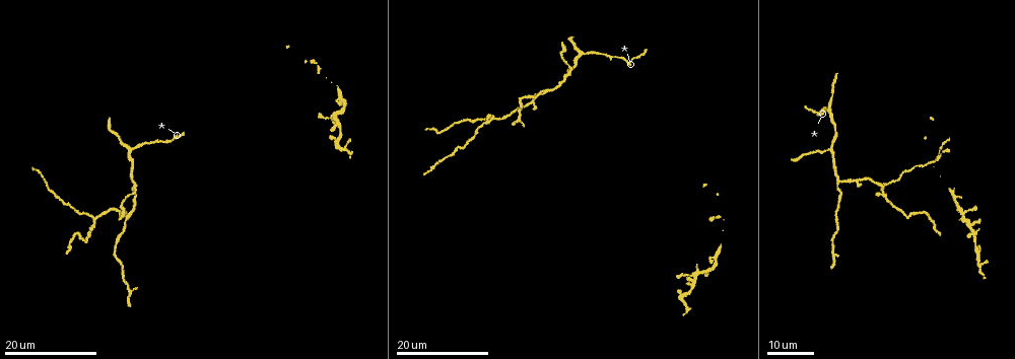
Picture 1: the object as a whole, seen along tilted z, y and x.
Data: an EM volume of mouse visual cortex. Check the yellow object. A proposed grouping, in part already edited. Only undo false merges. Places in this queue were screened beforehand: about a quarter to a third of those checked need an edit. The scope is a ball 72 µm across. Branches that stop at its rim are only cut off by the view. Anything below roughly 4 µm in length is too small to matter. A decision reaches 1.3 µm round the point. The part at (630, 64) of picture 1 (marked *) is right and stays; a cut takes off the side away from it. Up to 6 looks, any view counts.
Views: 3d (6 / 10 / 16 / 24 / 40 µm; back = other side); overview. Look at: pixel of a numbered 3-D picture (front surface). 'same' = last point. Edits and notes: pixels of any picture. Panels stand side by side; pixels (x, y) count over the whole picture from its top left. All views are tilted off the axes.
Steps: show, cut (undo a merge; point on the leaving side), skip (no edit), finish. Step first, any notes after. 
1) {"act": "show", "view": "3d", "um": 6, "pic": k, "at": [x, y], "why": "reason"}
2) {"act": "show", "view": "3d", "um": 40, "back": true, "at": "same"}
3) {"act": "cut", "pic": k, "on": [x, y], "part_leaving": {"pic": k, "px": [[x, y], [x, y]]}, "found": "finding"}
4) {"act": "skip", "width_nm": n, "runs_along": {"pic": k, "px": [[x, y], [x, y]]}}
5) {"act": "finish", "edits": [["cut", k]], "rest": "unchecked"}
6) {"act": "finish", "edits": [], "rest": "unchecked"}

{"act": "show", "view": "3d", "um": 16, "pic": 1, "at": [829, 110], "why": "three-way junction"}

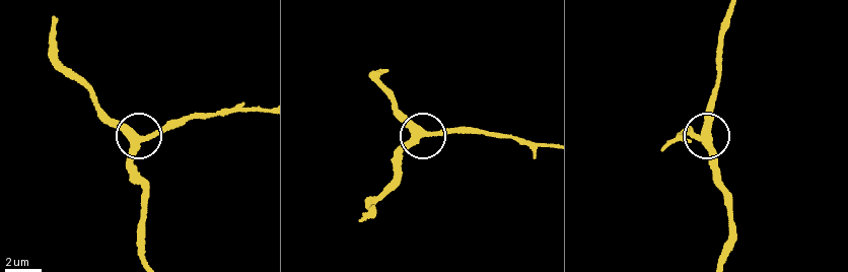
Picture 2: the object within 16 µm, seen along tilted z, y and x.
{"act": "show", "view": "3d", "um": 6, "pic": 2, "at": [132, 139], "why": "zoom in"}

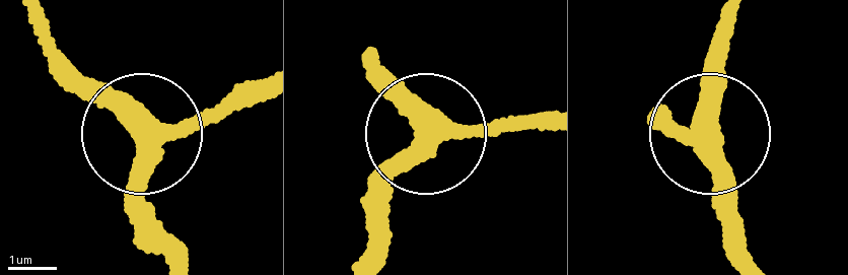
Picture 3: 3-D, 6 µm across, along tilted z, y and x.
{"act": "skip", "runs_along": {"pic": 3, "px": [[256, 82], [200, 116], [144, 128], [30, 15]]}, "found": "all the same neuron"}

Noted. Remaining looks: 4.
{"act": "show", "view": "3d", "um": 24, "pic": 1, "at": [136, 187]}

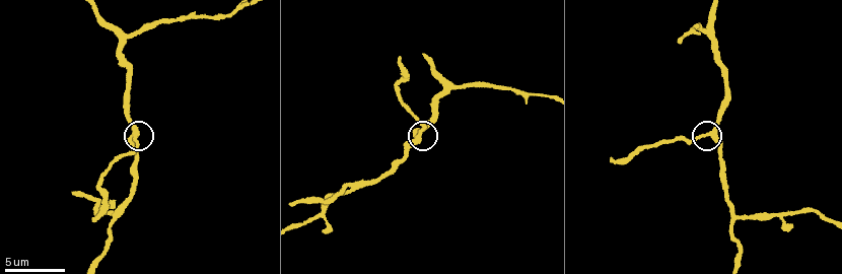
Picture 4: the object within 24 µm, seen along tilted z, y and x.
{"act": "show", "view": "3d", "um": 10, "pic": 4, "at": [418, 140]}

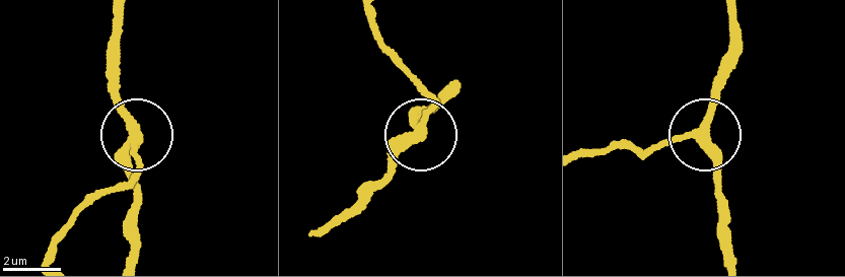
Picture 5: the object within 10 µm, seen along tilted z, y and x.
{"act": "show", "view": "3d", "um": 10, "back": true, "pic": 5, "at": [132, 141]}

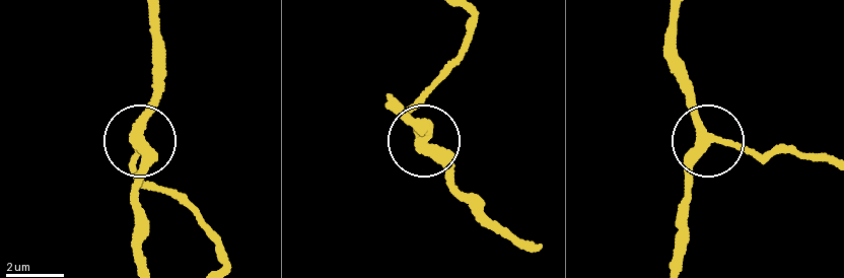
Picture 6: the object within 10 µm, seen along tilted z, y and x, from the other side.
{"act": "skip", "side_arm_um": 12, "arms": 3, "found": "one neuron here"}

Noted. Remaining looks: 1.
{"act": "show", "view": "3d", "um": 10, "pic": 4, "at": [351, 189], "why": "branch point"}

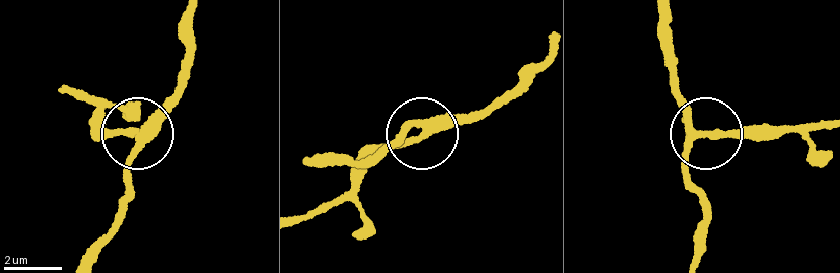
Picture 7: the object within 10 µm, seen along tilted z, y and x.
{"act": "skip", "side_arm_um": 25, "arms": 3, "found": "one neuron here"}

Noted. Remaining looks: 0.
{"act": "finish", "edits": [], "rest": "unchecked"}

